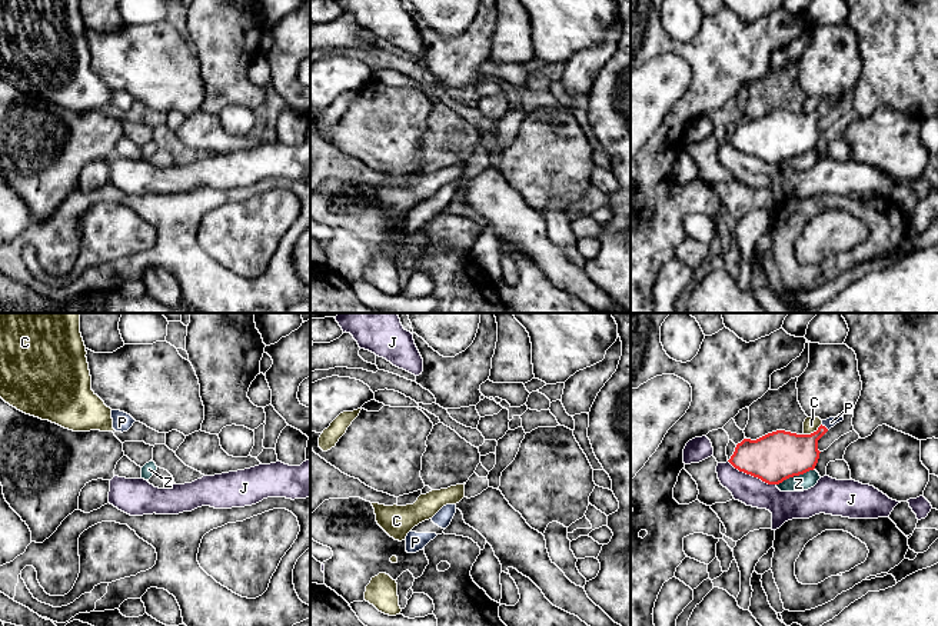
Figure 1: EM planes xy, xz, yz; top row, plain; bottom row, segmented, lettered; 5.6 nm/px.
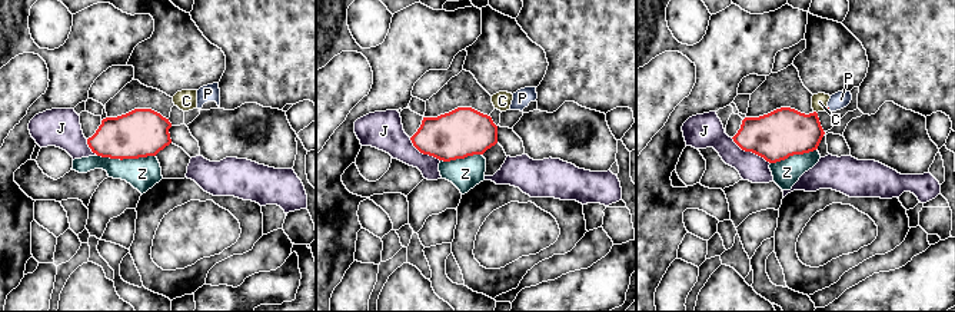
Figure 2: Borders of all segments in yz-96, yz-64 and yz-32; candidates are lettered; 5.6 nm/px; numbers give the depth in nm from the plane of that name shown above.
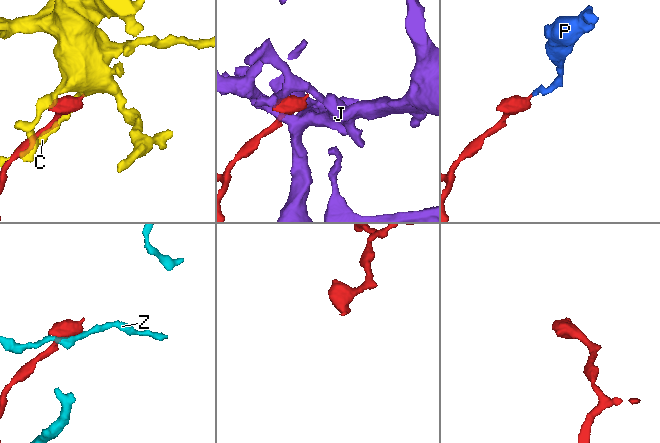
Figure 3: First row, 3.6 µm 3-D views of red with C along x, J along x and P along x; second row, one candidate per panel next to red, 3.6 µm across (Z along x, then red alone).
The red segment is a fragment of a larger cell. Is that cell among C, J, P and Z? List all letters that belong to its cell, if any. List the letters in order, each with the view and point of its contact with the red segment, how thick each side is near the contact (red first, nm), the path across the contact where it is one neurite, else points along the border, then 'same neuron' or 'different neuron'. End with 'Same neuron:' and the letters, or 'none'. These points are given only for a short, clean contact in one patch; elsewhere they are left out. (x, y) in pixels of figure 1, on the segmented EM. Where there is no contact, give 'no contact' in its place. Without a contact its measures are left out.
C: yz (814, 432) | 280/90 nm | different neuron
J: yz (752, 475) | 280/160 nm | different neuron
P: yz (824, 426) | 240/60 nm | across yz (790, 455), (798, 453), (824, 426), (831, 422) | same neuron
Z: yz (795, 475) | 280/100 nm | different neuron
Same neuron: P

